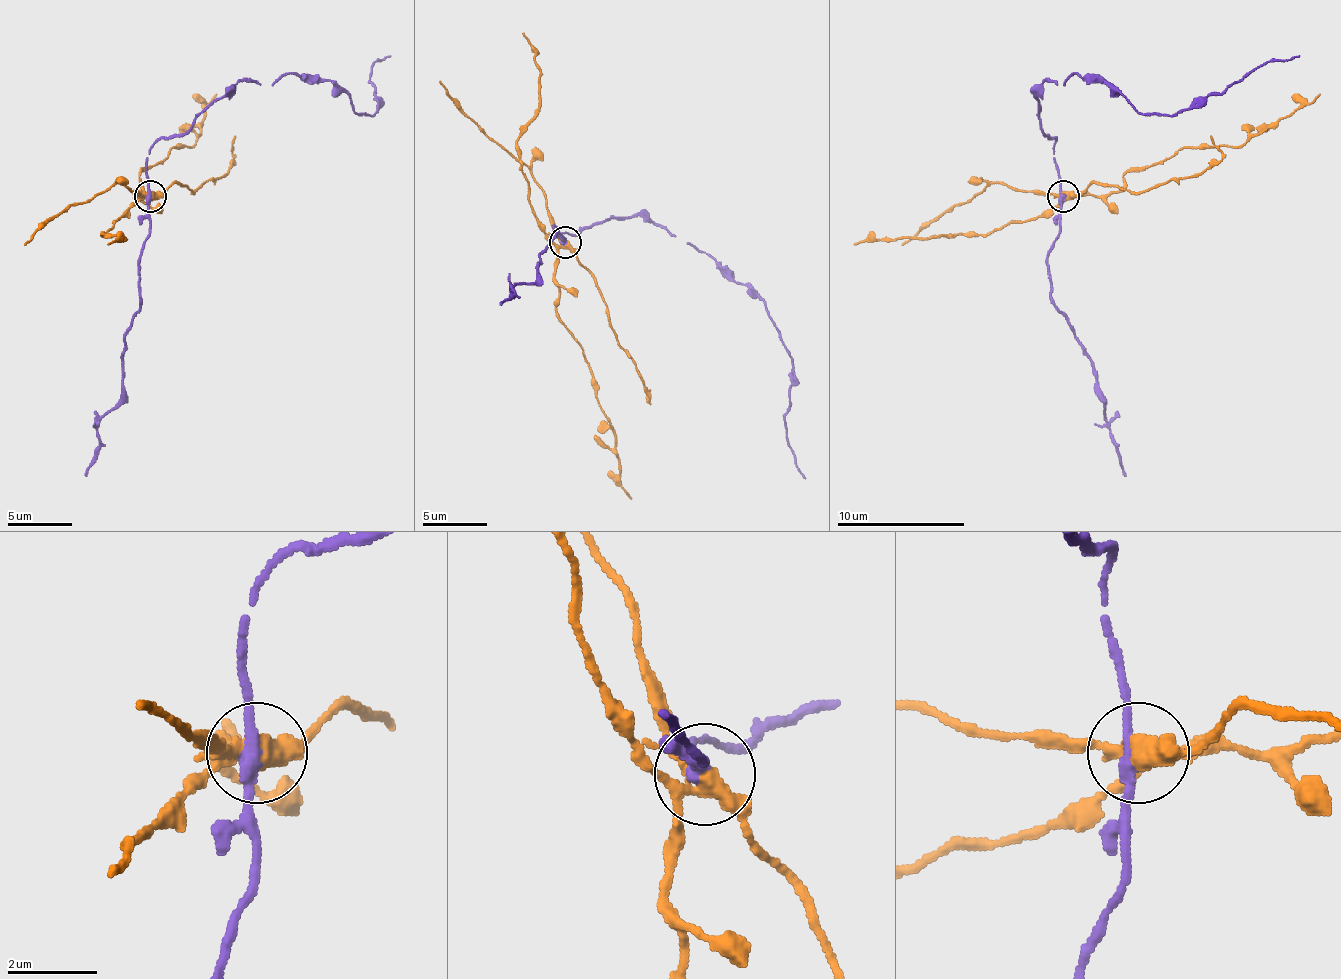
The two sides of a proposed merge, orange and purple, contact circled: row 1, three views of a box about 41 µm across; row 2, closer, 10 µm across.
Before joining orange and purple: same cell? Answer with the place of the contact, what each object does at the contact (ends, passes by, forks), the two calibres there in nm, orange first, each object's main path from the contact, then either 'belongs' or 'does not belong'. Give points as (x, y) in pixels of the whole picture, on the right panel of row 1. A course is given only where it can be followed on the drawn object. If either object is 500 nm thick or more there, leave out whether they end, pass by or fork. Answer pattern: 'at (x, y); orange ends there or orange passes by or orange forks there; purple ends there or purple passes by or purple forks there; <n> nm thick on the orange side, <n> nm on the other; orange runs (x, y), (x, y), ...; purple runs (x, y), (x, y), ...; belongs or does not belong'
at (1063, 196); orange forks there; purple passes by; 360 nm thick on the orange side, 280 nm on the other; orange runs (1062, 197), (1072, 193), (1107, 197), (1133, 171), (1162, 165), (1181, 149), (1242, 145), (1306, 107), (1319, 94); purple runs (1062, 197), (1056, 139), (1040, 126), (1037, 91), (1046, 81), (1104, 78), (1139, 113), (1171, 113), (1300, 56); does not belong

